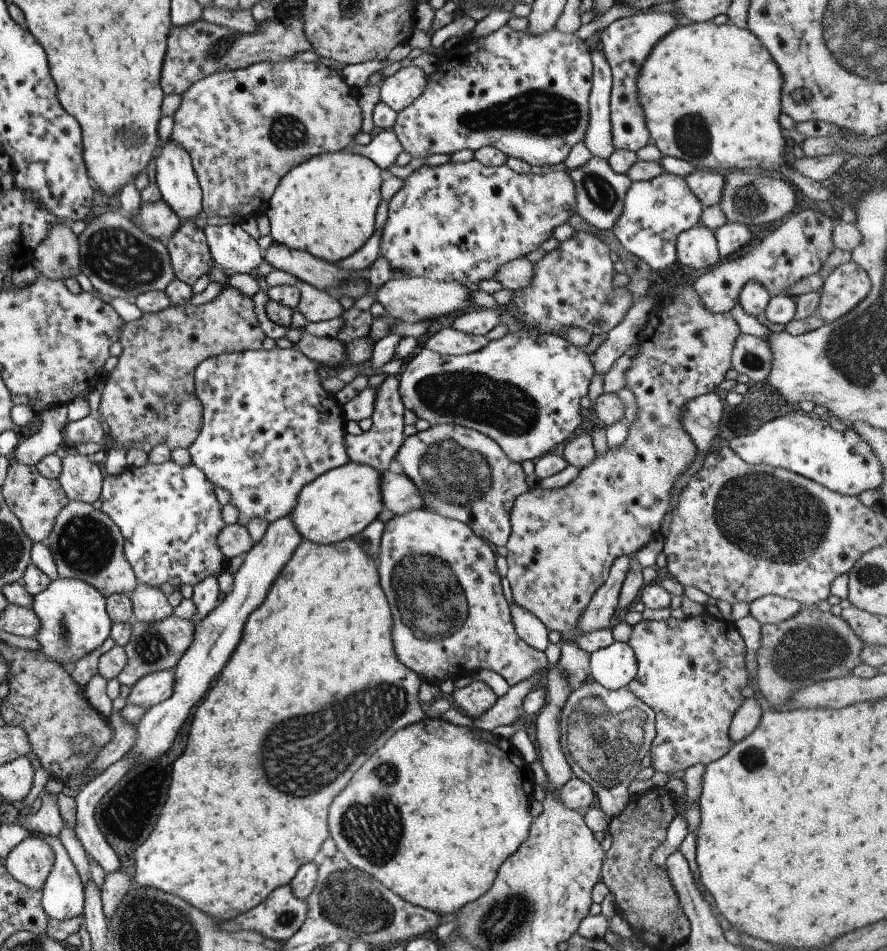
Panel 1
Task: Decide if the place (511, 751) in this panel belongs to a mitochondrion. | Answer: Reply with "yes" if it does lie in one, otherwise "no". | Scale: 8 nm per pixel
no

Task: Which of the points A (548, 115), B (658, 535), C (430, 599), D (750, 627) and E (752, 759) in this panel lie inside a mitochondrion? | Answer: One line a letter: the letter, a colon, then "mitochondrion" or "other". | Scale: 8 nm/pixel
A: mitochondrion
B: other
C: mitochondrion
D: other
E: mitochondrion

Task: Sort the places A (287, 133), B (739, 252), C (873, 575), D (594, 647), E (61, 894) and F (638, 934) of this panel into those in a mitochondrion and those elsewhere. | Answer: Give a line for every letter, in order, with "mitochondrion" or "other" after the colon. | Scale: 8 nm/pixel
A: mitochondrion
B: other
C: mitochondrion
D: other
E: other
F: other

